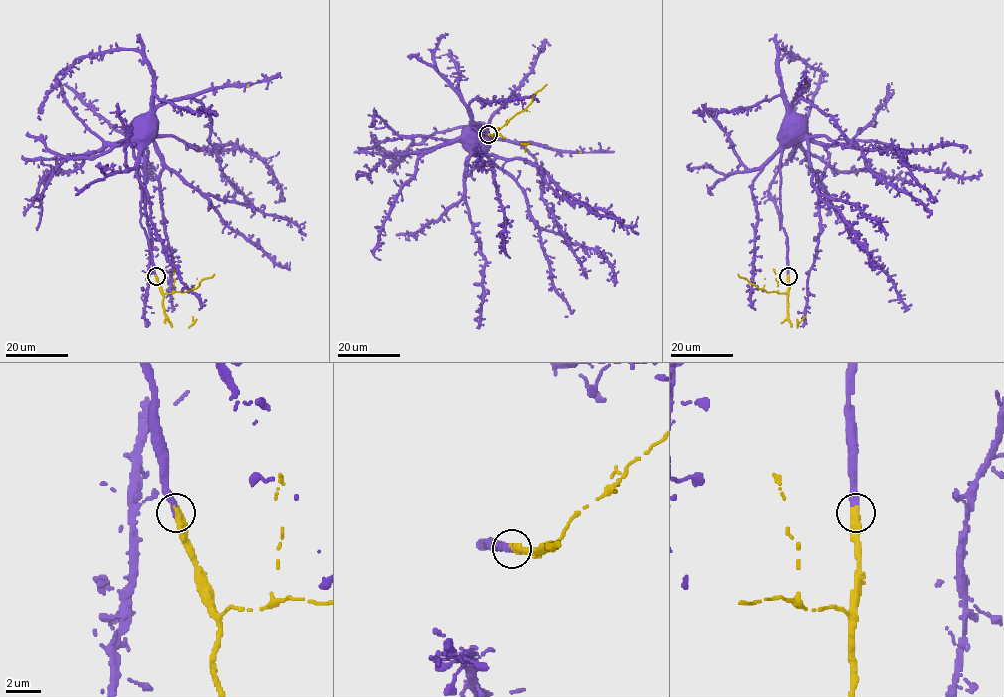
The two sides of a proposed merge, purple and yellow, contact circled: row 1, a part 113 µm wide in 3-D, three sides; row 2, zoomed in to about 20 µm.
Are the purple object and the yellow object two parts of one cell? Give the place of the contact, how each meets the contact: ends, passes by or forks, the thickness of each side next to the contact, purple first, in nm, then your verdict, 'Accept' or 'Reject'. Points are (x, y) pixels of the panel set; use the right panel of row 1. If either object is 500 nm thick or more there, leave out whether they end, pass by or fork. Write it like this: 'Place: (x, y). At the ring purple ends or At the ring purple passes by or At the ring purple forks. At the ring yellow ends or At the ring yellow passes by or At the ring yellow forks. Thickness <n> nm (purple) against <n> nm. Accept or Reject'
Place: (788, 276). At the ring purple ends. At the ring yellow ends. Thickness 360 nm (purple) against 480 nm. Accept

